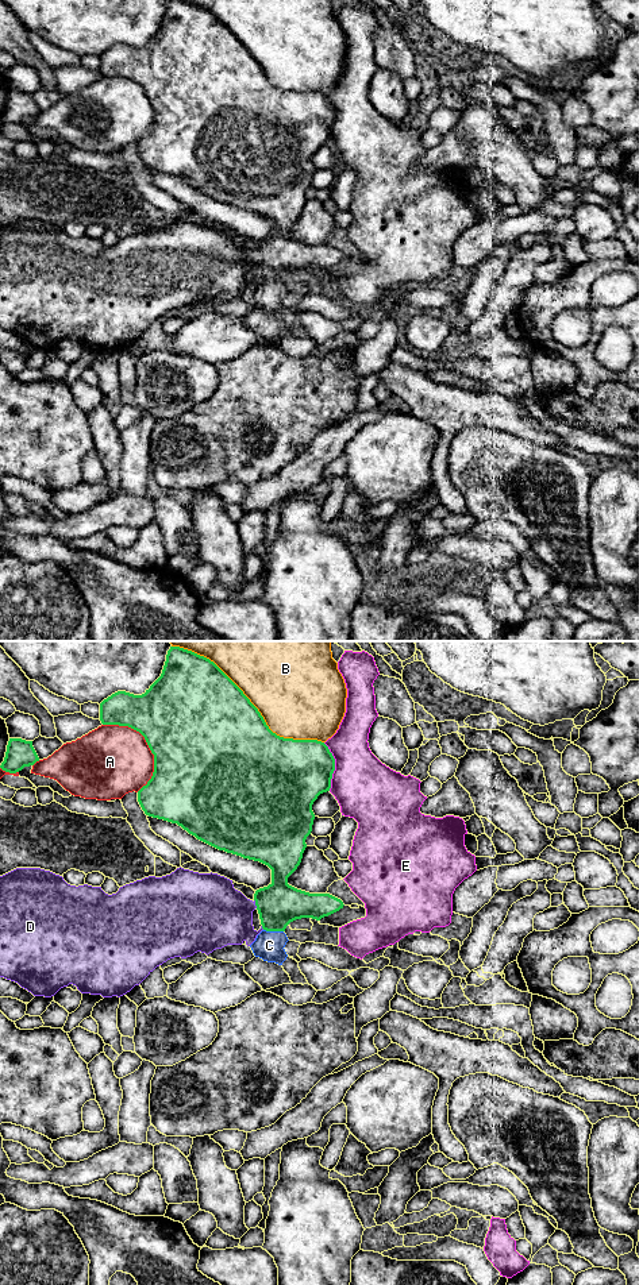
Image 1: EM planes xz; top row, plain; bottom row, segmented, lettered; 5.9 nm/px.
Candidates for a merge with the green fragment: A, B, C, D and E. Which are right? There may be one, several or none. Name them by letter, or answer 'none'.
C

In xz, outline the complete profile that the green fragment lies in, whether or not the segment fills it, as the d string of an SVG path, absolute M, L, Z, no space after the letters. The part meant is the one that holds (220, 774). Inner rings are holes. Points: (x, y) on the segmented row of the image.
M170 647L161 676L145 694L118 691L104 699L100 703L100 721L139 732L154 755L153 776L138 791L138 802L146 815L177 823L219 850L259 861L272 869L272 883L254 894L263 929L250 945L255 957L282 965L288 957L284 948L289 941L284 931L290 922L301 918L320 921L343 908L343 902L330 894L309 894L288 884L312 831L312 804L331 788L335 759L324 742L277 736L243 691L213 661L180 647Z

